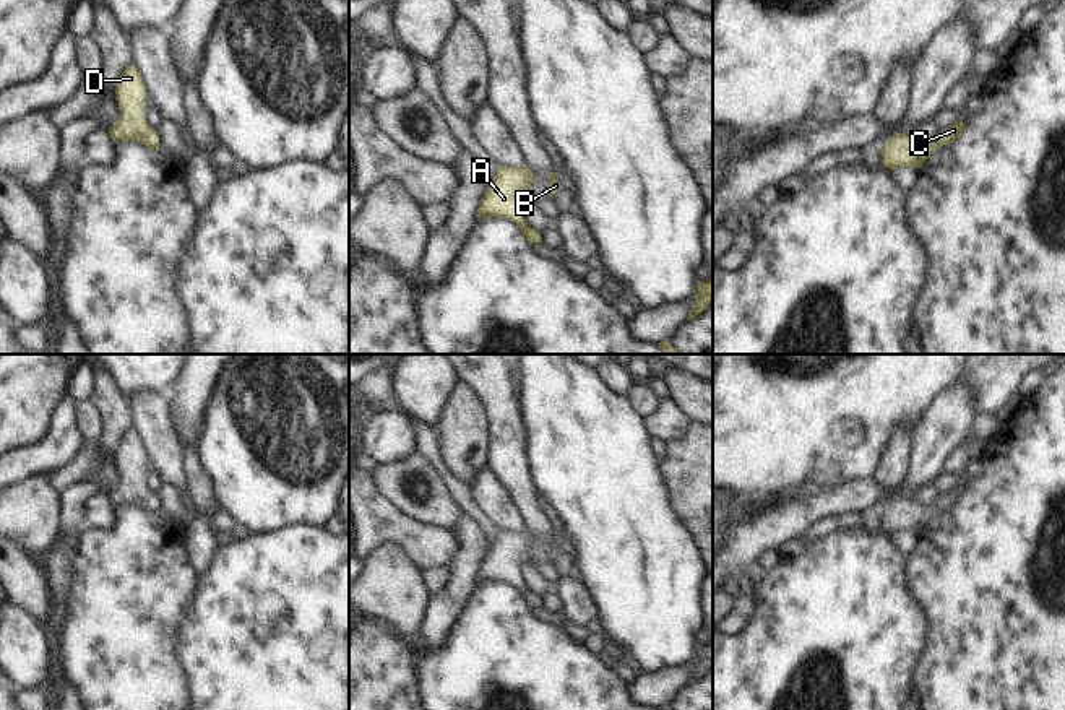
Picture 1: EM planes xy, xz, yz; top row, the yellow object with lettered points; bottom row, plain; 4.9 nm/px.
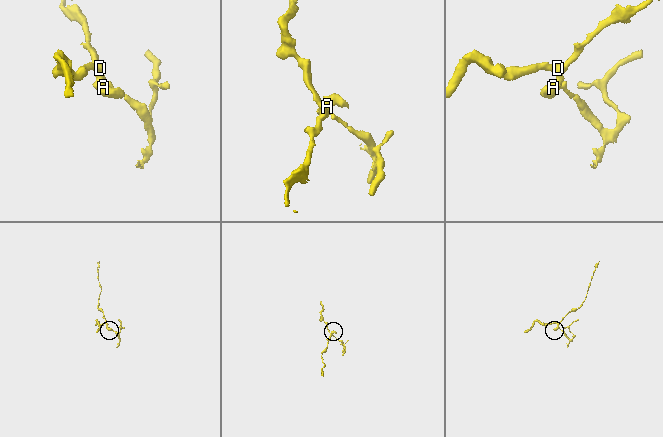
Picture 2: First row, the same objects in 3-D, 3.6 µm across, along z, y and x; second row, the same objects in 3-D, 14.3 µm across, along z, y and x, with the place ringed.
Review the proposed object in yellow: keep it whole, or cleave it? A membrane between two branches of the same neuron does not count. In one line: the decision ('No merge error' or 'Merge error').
No merge error

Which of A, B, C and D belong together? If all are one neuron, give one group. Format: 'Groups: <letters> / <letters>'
Groups: A B C D

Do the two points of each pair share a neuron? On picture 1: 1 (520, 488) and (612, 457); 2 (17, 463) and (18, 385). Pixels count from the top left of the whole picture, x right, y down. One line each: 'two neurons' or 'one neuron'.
1: two neurons
2: two neurons

